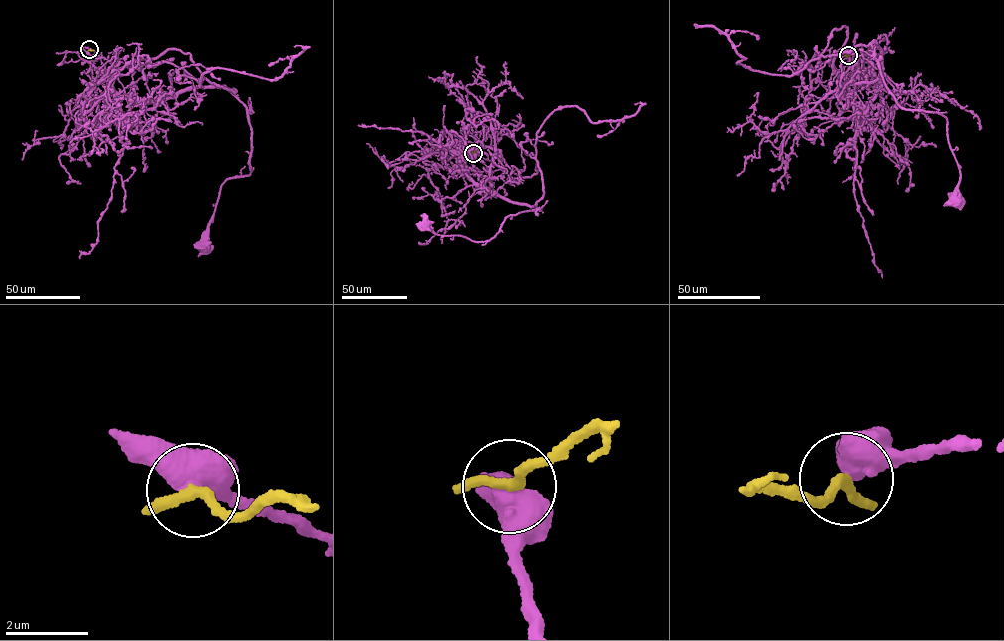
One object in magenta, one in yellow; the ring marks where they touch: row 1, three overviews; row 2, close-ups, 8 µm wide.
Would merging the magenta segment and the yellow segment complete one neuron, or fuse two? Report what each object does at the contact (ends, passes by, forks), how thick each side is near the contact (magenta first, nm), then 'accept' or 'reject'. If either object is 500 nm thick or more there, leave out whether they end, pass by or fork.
750/240 nm | reject

